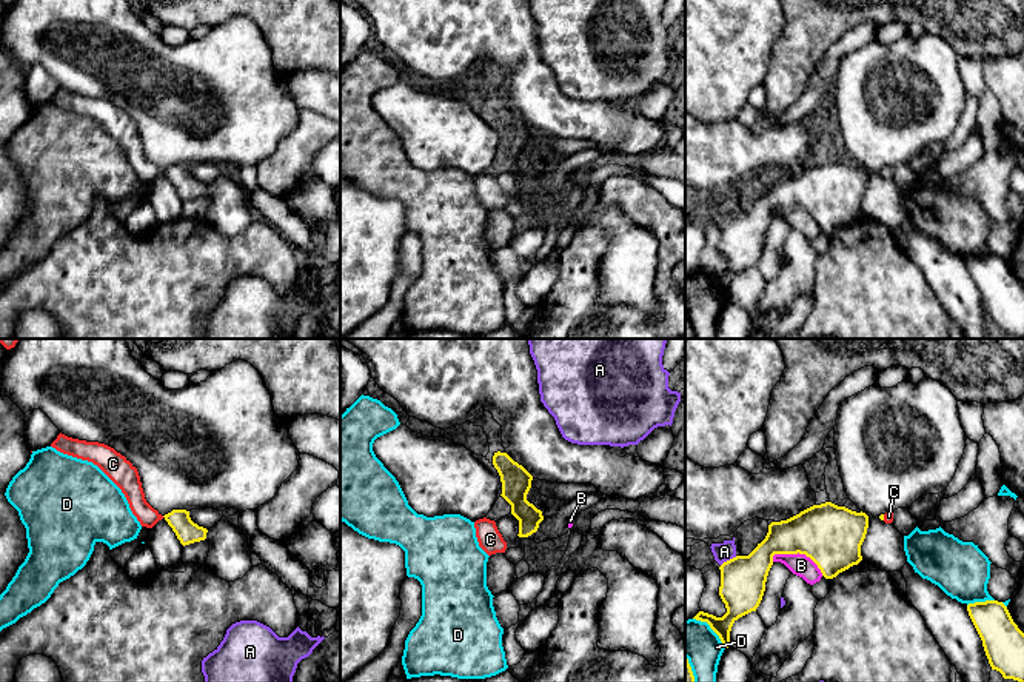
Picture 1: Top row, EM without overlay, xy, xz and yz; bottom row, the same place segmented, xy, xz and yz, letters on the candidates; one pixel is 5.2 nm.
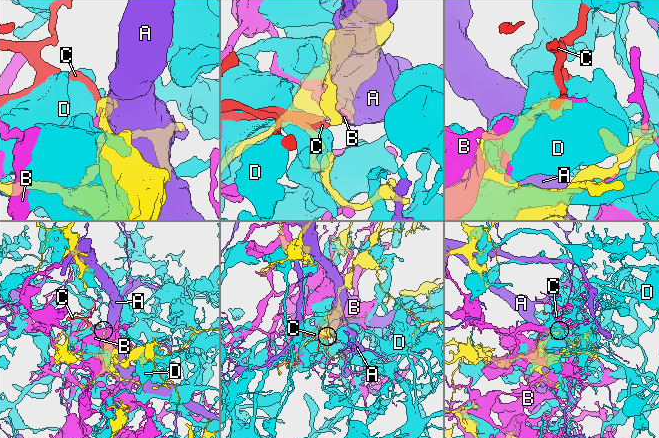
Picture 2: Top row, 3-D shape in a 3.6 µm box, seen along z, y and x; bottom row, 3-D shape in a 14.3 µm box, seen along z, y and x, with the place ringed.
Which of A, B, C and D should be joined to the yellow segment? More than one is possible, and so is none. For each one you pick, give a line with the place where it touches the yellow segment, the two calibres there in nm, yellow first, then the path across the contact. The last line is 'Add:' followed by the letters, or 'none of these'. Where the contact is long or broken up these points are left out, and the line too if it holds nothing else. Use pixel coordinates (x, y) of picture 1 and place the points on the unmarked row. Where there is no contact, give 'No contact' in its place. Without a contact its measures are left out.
C: Touches yellow at yz (883, 173). Thickness 20 nm (yellow) against 50 nm. Path across: yz (881, 171), (883, 173), (889, 171)
Add: C

